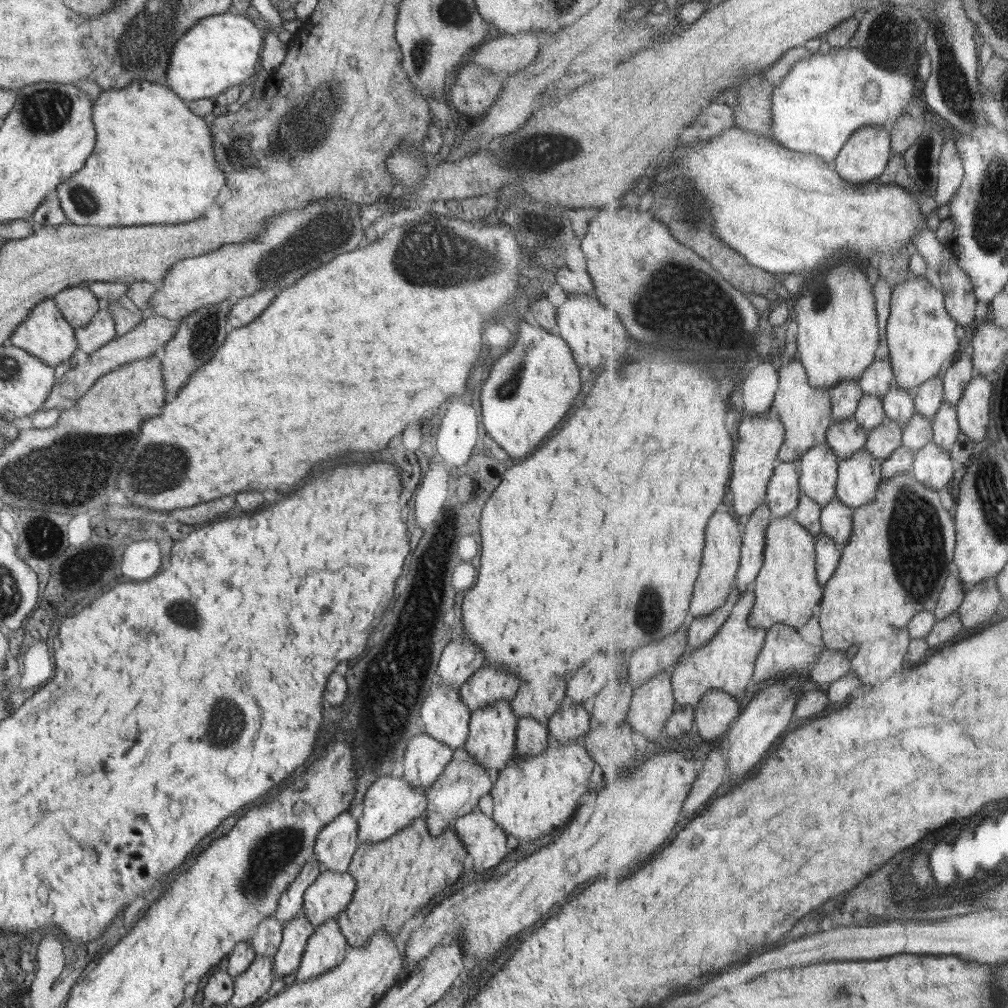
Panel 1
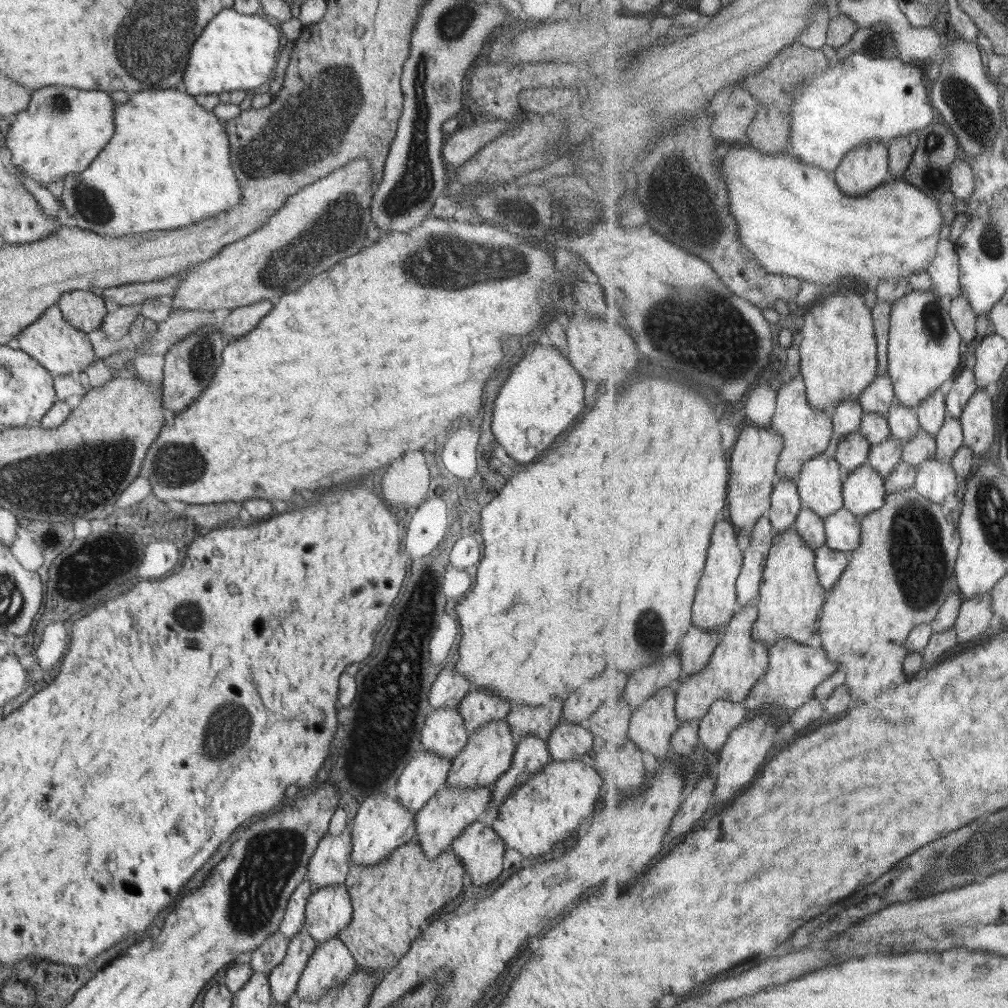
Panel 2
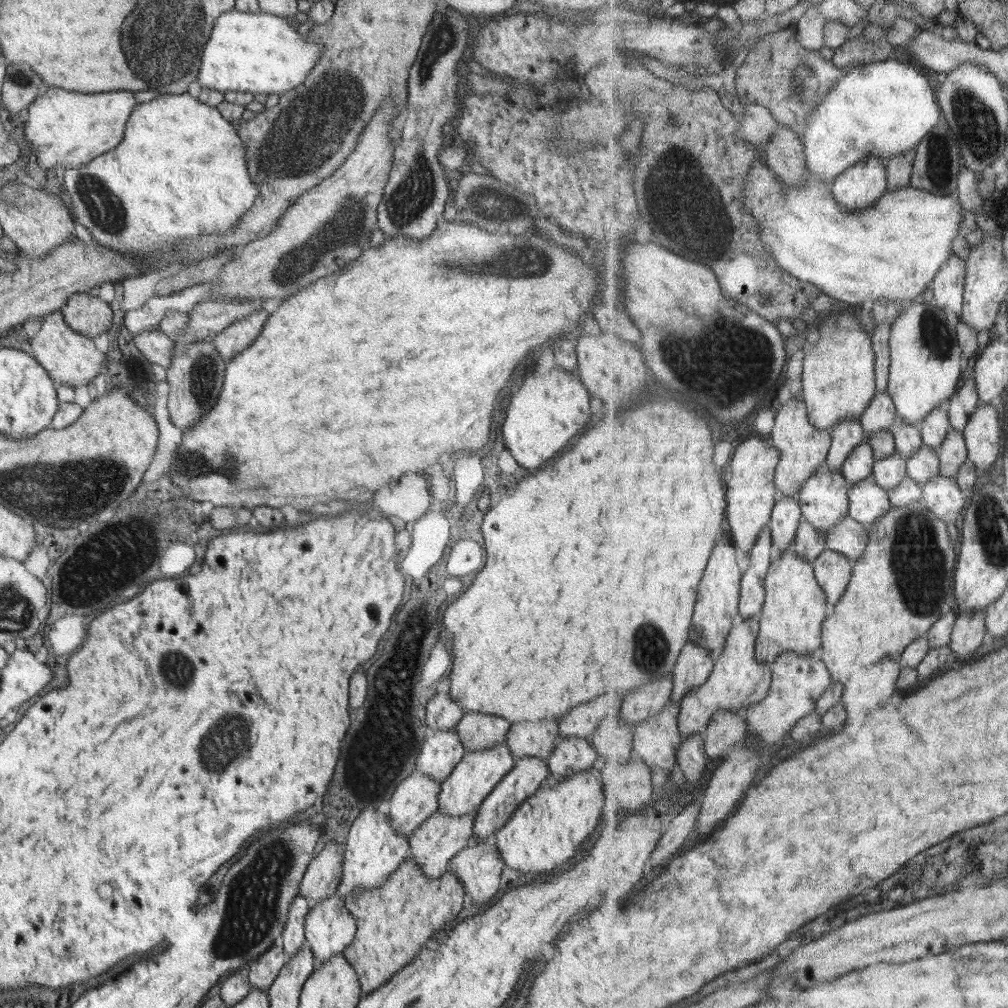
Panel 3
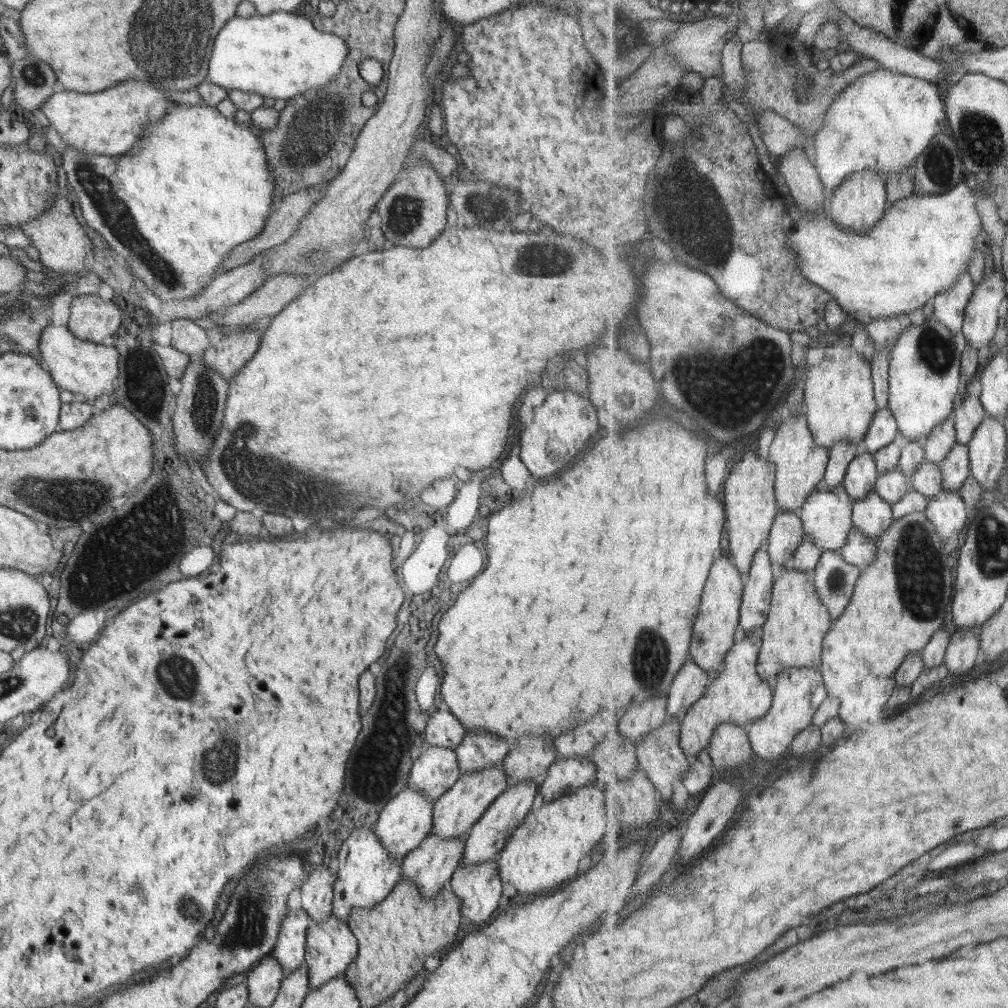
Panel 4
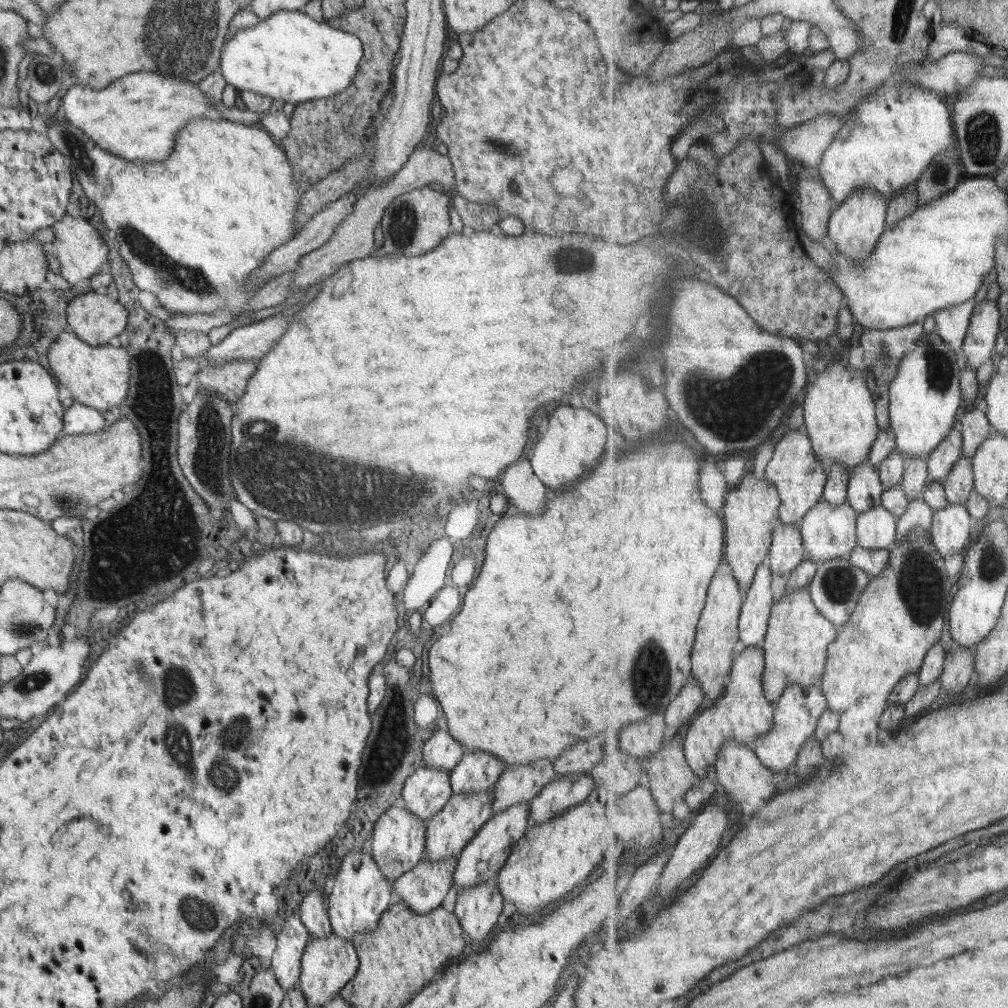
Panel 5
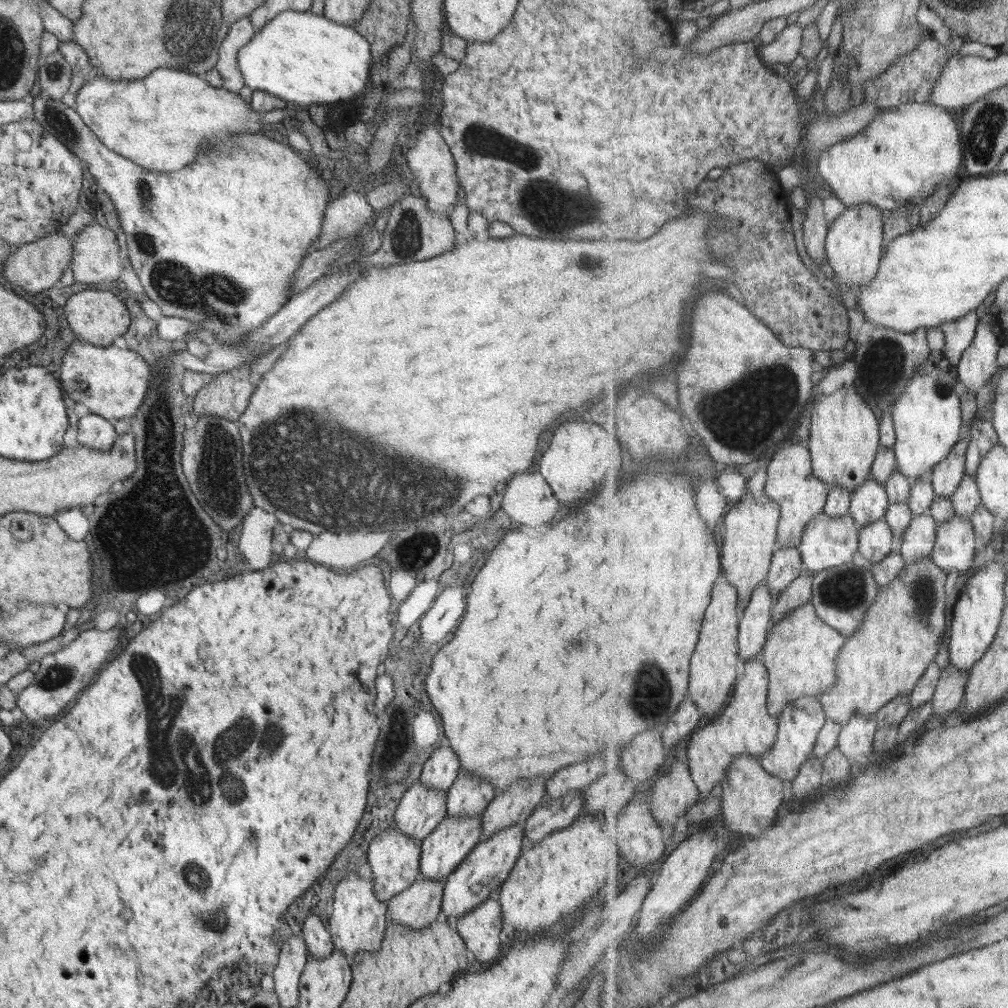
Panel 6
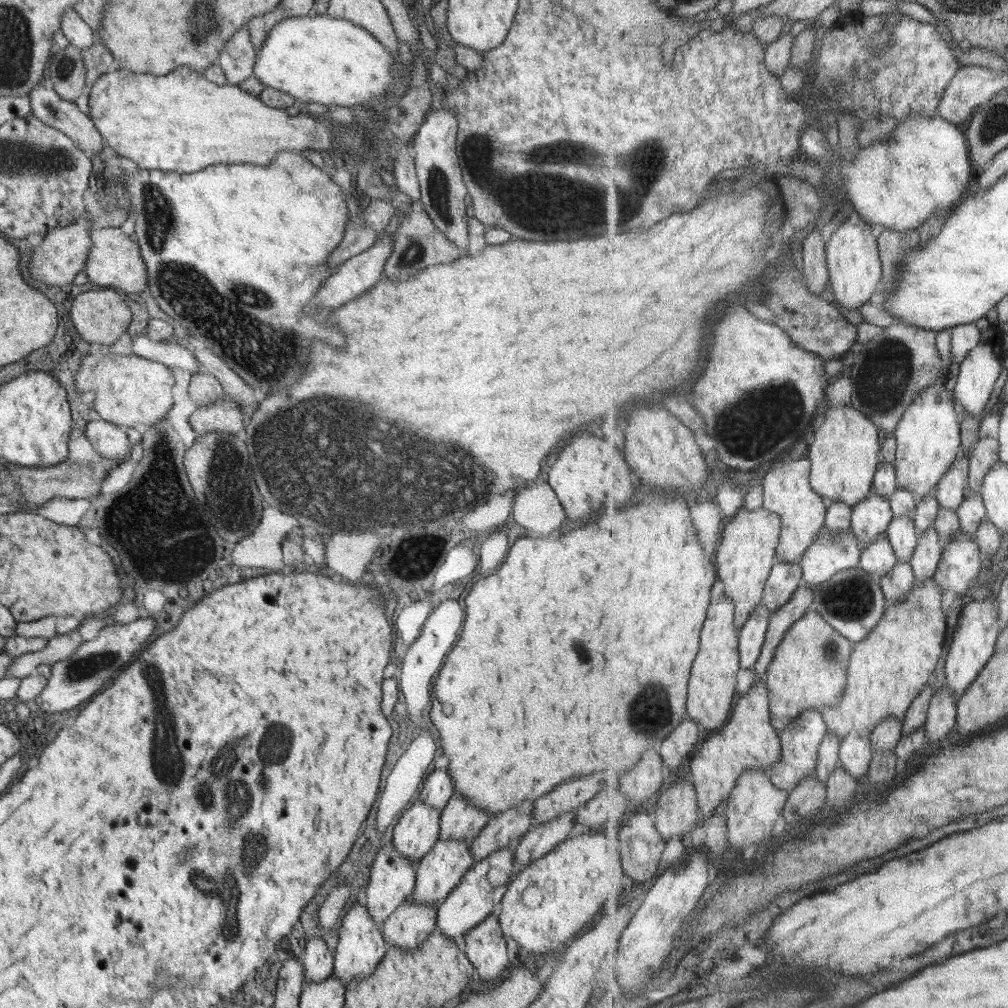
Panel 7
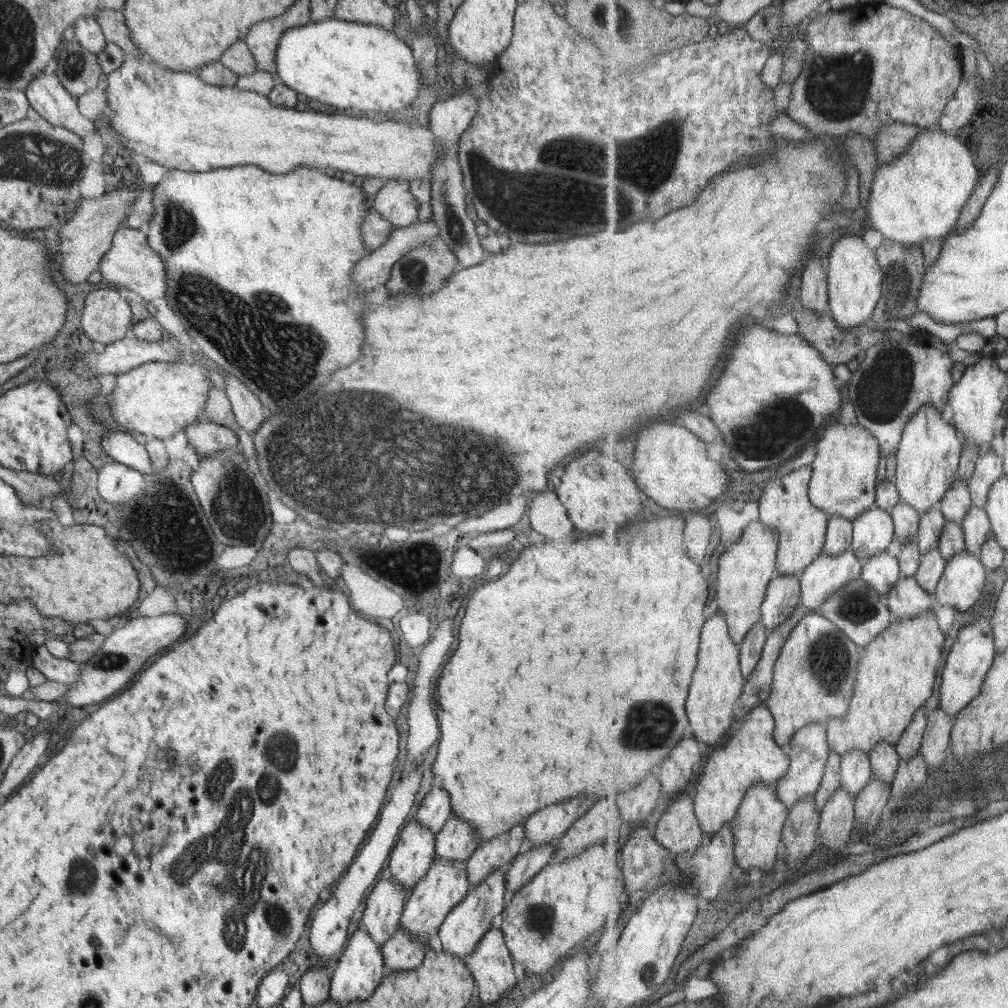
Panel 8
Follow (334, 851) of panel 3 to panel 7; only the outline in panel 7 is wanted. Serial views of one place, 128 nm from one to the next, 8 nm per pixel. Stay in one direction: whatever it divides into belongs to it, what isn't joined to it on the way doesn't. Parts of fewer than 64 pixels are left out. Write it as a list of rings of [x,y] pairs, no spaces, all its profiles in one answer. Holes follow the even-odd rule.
[[[310,938],[302,955],[305,981],[322,981],[332,975],[334,955],[329,942],[322,938]]]

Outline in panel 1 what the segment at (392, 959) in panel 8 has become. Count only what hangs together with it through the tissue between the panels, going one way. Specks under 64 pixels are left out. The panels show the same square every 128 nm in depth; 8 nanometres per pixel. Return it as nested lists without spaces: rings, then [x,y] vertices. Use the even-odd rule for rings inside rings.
[[[464,746],[453,749],[452,759],[446,764],[440,777],[432,783],[432,786],[426,788],[428,806],[423,816],[426,817],[430,833],[436,837],[446,827],[455,826],[457,818],[478,808],[478,800],[484,794],[490,794],[492,787],[492,780],[490,780],[488,770],[484,769],[484,765],[476,764]]]

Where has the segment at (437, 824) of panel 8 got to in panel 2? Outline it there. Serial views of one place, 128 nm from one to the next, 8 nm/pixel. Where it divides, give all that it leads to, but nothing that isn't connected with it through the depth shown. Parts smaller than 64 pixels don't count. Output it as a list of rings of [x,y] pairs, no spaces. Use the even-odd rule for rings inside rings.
[[[447,665],[437,676],[428,698],[431,710],[440,707],[458,708],[462,697],[465,697],[471,689],[468,677],[458,673],[454,666]]]

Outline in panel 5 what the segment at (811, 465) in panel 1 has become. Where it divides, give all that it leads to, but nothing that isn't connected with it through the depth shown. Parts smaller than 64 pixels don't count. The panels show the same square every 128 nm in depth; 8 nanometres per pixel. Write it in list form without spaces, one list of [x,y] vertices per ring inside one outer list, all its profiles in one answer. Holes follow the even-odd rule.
[[[825,499],[816,505],[816,508],[809,512],[802,522],[798,523],[804,533],[804,540],[810,548],[811,558],[826,562],[838,559],[844,554],[852,556],[854,549],[861,545],[859,539],[861,514],[850,502],[836,505]]]

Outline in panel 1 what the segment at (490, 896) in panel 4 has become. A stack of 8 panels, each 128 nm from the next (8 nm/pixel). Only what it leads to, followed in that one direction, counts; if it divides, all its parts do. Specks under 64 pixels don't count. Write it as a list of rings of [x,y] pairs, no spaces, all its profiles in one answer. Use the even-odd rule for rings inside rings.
[[[479,808],[457,818],[454,829],[466,852],[472,856],[476,872],[487,871],[506,856],[504,829]]]

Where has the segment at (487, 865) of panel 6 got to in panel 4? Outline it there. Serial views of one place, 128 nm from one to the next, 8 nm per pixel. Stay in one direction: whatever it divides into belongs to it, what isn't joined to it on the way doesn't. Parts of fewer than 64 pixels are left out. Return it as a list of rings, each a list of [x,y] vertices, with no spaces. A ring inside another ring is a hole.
[[[524,779],[516,785],[510,785],[507,789],[496,798],[488,809],[484,811],[482,817],[474,823],[470,829],[470,834],[465,841],[465,848],[463,858],[461,859],[462,865],[474,866],[474,863],[482,863],[488,859],[498,857],[500,851],[504,849],[506,841],[510,838],[512,831],[522,824],[524,817],[528,815],[528,811],[532,809],[534,804],[537,803],[539,797],[539,786],[534,779]]]

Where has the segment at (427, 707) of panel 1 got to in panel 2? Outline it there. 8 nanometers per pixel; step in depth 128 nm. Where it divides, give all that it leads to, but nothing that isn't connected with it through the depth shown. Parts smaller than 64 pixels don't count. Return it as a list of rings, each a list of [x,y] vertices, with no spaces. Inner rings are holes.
[[[440,707],[431,710],[428,718],[425,718],[421,744],[430,753],[454,760],[468,740],[464,717],[457,708]]]

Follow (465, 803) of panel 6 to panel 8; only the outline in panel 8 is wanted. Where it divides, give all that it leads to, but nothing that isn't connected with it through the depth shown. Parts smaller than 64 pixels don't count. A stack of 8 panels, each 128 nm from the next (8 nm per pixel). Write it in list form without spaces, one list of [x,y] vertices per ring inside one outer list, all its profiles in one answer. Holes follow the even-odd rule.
[[[450,813],[450,817],[435,836],[434,858],[444,861],[470,860],[470,855],[477,848],[478,840],[480,833],[476,832],[468,821],[456,816],[456,813]]]

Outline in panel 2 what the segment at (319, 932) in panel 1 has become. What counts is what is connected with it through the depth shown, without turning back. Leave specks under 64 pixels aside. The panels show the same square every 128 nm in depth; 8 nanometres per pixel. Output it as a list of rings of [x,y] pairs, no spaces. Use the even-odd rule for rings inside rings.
[[[330,938],[327,942],[323,944],[317,944],[316,949],[313,950],[313,954],[310,956],[304,971],[302,971],[302,976],[298,981],[297,985],[297,995],[298,997],[304,999],[318,999],[322,995],[327,994],[328,990],[332,988],[337,988],[341,986],[342,983],[346,983],[348,977],[352,977],[354,969],[356,969],[357,964],[349,952],[348,947],[344,945],[338,938]]]

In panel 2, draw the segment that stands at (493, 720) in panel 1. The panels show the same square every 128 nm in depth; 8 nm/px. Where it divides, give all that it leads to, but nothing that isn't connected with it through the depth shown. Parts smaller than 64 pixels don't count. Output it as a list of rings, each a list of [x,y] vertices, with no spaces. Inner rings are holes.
[[[506,718],[490,721],[469,736],[464,748],[451,761],[445,786],[460,787],[462,789],[478,789],[488,787],[496,782],[510,767],[516,750],[517,739],[513,735]]]

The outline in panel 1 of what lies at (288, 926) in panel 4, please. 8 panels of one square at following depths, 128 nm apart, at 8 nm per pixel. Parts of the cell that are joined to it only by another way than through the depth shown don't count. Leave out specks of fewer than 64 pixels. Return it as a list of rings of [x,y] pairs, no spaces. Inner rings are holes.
[[[313,856],[306,861],[306,865],[302,867],[300,874],[286,887],[284,893],[280,893],[276,913],[274,913],[280,925],[292,921],[292,918],[303,912],[304,891],[312,885],[321,871],[320,861]]]

